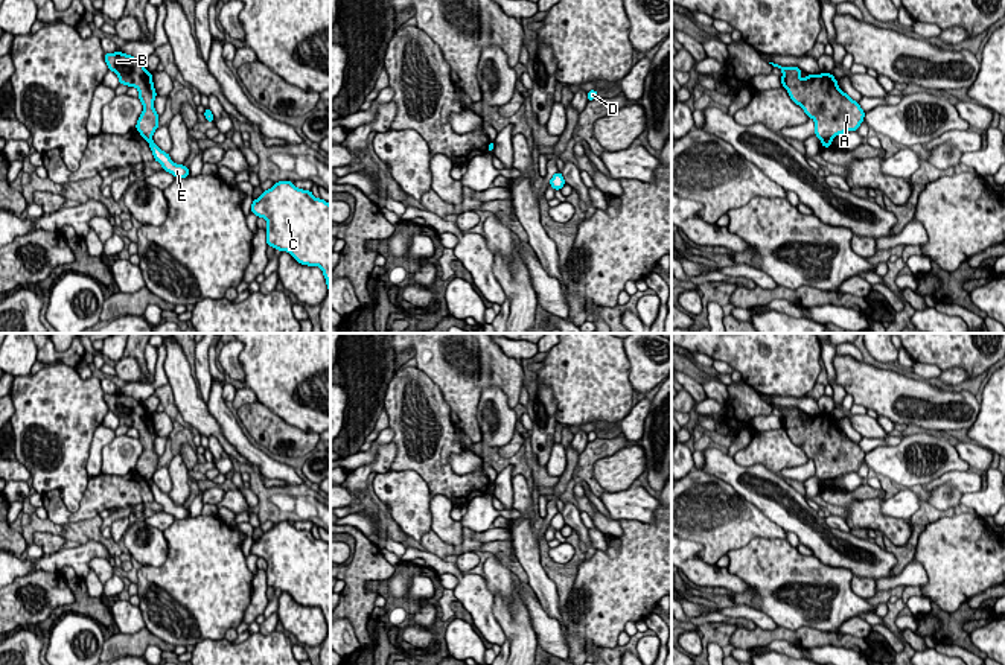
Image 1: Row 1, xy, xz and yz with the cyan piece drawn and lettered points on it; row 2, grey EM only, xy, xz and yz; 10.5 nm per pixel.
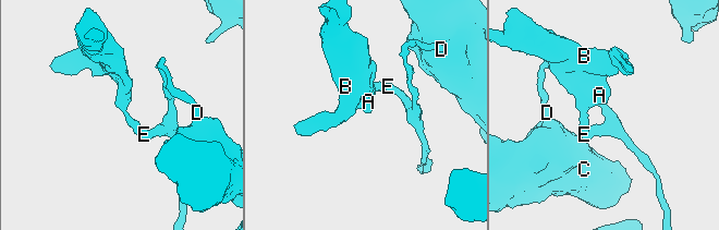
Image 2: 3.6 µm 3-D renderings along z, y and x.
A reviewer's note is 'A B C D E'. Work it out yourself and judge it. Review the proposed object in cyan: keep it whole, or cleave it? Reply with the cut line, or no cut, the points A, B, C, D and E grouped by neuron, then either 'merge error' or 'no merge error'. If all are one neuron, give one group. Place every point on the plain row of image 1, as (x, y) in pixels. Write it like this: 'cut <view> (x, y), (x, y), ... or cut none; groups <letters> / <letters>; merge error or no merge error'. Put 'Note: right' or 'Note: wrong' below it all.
cut xy (151, 480), (148, 483); groups A B / C D E; merge error
Note: wrong

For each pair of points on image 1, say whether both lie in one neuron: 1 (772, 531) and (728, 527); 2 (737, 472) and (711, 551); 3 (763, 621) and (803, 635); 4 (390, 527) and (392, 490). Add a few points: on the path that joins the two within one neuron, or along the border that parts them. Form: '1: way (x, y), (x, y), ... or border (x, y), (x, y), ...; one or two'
1: way (762, 527), (739, 527); one
2: border (701, 469), (728, 483), (759, 510); two
3: border (757, 626), (763, 629), (777, 627); two
4: border (390, 518), (407, 536); two

